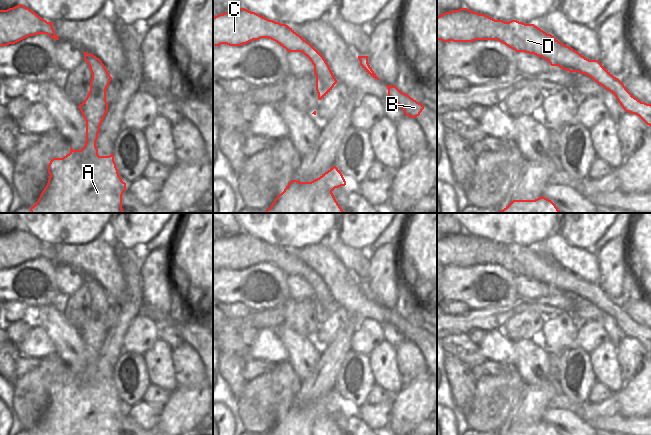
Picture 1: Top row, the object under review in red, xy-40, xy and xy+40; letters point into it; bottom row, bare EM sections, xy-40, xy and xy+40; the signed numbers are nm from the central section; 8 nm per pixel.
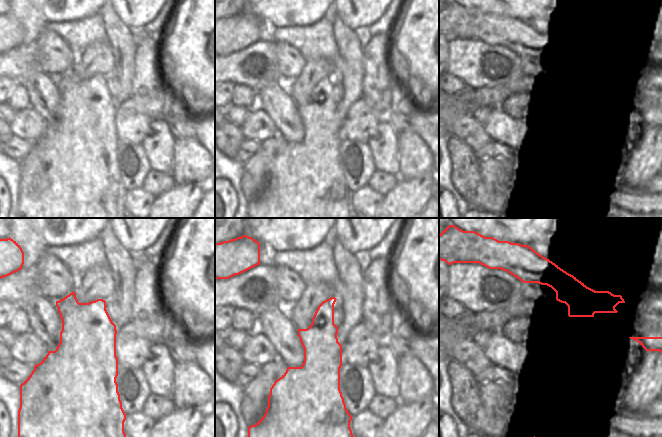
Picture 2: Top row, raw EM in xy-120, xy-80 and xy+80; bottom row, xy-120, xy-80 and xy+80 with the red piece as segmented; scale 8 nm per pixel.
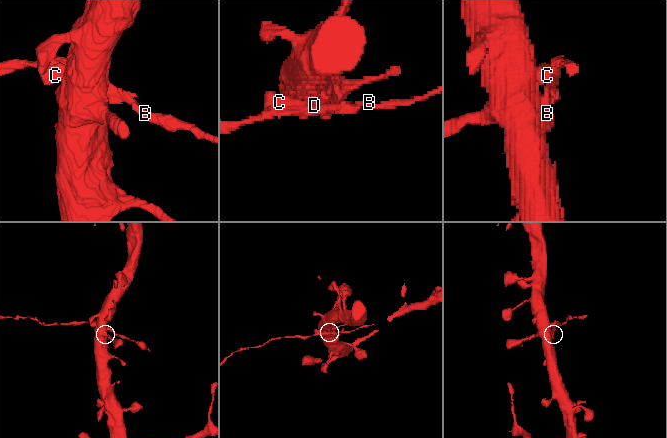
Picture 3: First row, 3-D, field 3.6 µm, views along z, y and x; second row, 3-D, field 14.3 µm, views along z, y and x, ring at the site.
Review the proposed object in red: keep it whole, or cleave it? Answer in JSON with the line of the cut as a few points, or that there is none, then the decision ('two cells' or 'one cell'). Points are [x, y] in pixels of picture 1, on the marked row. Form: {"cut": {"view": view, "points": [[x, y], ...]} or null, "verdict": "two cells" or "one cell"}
{"cut": {"view": "xy", "points": [[312, 46], [310, 49], [302, 52]]}, "verdict": "two cells"}

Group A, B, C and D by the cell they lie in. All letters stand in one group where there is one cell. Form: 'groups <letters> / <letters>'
groups A / B C D

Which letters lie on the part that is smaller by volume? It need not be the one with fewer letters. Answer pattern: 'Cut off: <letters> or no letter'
Cut off: B, C, D

